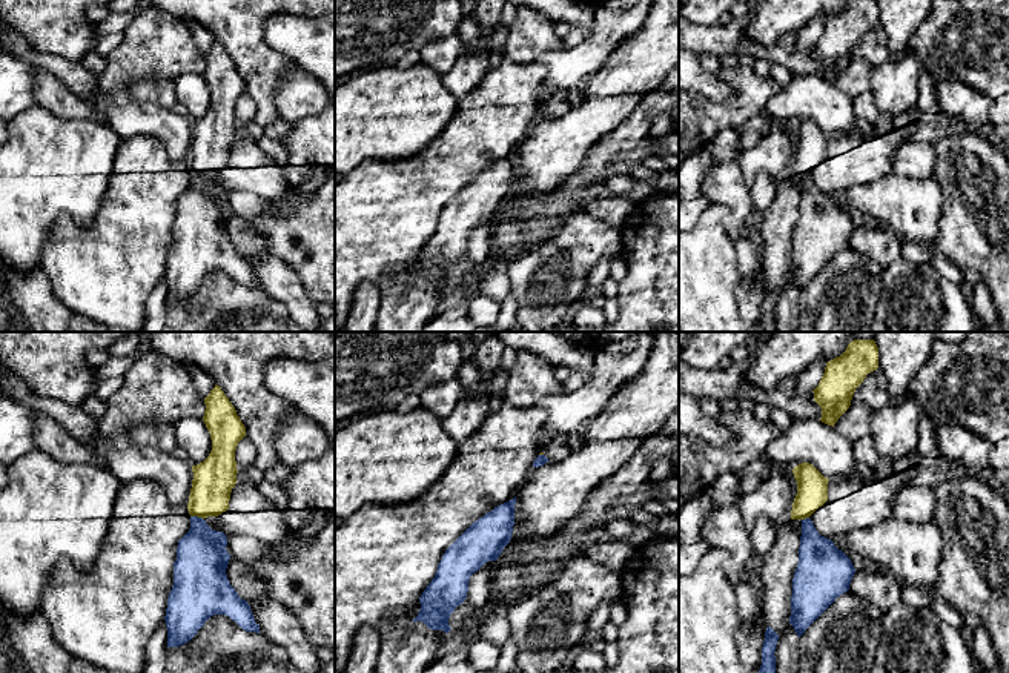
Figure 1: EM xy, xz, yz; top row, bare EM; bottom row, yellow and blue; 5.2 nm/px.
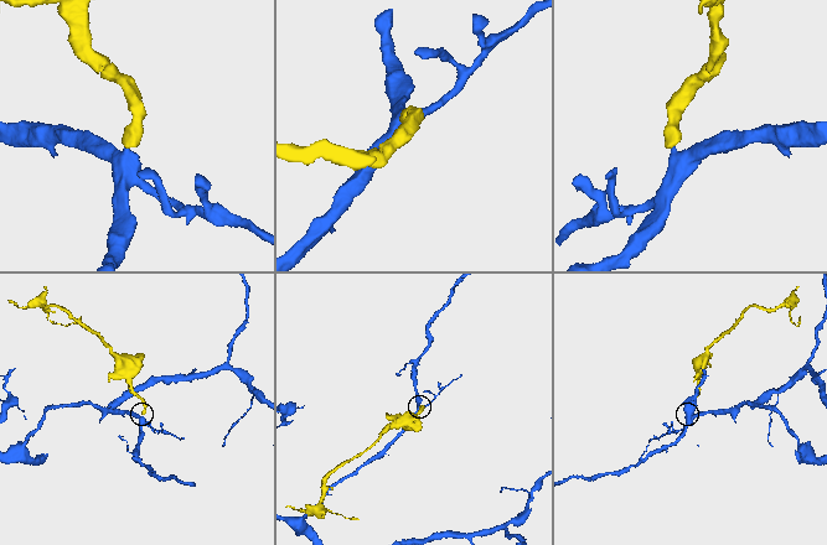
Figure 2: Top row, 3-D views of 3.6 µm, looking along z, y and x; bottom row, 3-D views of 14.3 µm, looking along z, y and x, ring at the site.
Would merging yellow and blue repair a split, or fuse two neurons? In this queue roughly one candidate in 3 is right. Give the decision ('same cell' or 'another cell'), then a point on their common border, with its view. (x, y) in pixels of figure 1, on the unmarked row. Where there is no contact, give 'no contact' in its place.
another cell; meets yellow in xy at (197, 171)

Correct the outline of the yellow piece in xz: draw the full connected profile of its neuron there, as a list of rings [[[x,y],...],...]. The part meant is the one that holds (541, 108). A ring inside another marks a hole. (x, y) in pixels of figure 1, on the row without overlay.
[[[557,91],[553,95],[541,100],[541,109],[548,114],[550,118],[557,118],[565,115],[571,109],[568,103],[567,91]]]

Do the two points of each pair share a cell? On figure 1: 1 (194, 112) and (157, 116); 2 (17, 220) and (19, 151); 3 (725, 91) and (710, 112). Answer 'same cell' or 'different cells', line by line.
1: different cells
2: same cell
3: different cells

